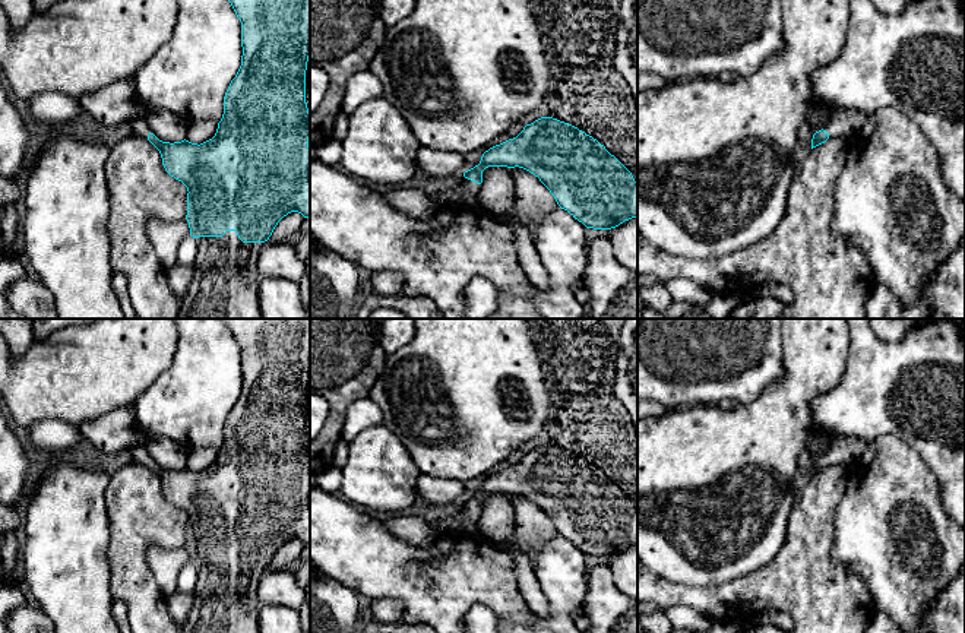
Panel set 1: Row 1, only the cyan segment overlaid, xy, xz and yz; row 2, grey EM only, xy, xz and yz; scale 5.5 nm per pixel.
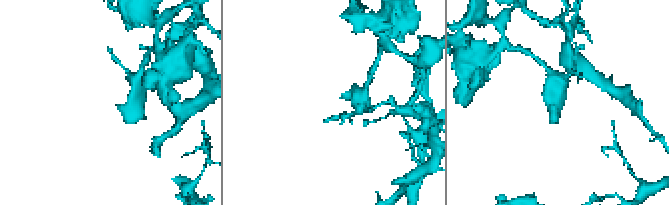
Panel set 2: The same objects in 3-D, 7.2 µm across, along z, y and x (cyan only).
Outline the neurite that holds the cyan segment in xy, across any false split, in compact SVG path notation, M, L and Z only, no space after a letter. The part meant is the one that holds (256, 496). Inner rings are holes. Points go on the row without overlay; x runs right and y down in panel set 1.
M221 319L231 330L241 349L241 393L224 424L224 441L212 466L197 472L189 468L162 469L151 458L145 440L127 450L133 462L148 466L161 481L165 499L187 515L187 542L190 563L197 569L194 599L180 633L259 633L259 608L256 585L269 567L278 550L291 539L310 544L310 440L306 430L306 398L310 384L310 319Z

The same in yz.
M836 436L830 439L828 452L816 459L811 466L811 477L825 471L828 466L851 466L867 449L867 443L854 437Z

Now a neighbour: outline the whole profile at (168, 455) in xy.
M165 437L145 439L145 444L152 460L159 468L174 471L186 466L187 447Z

